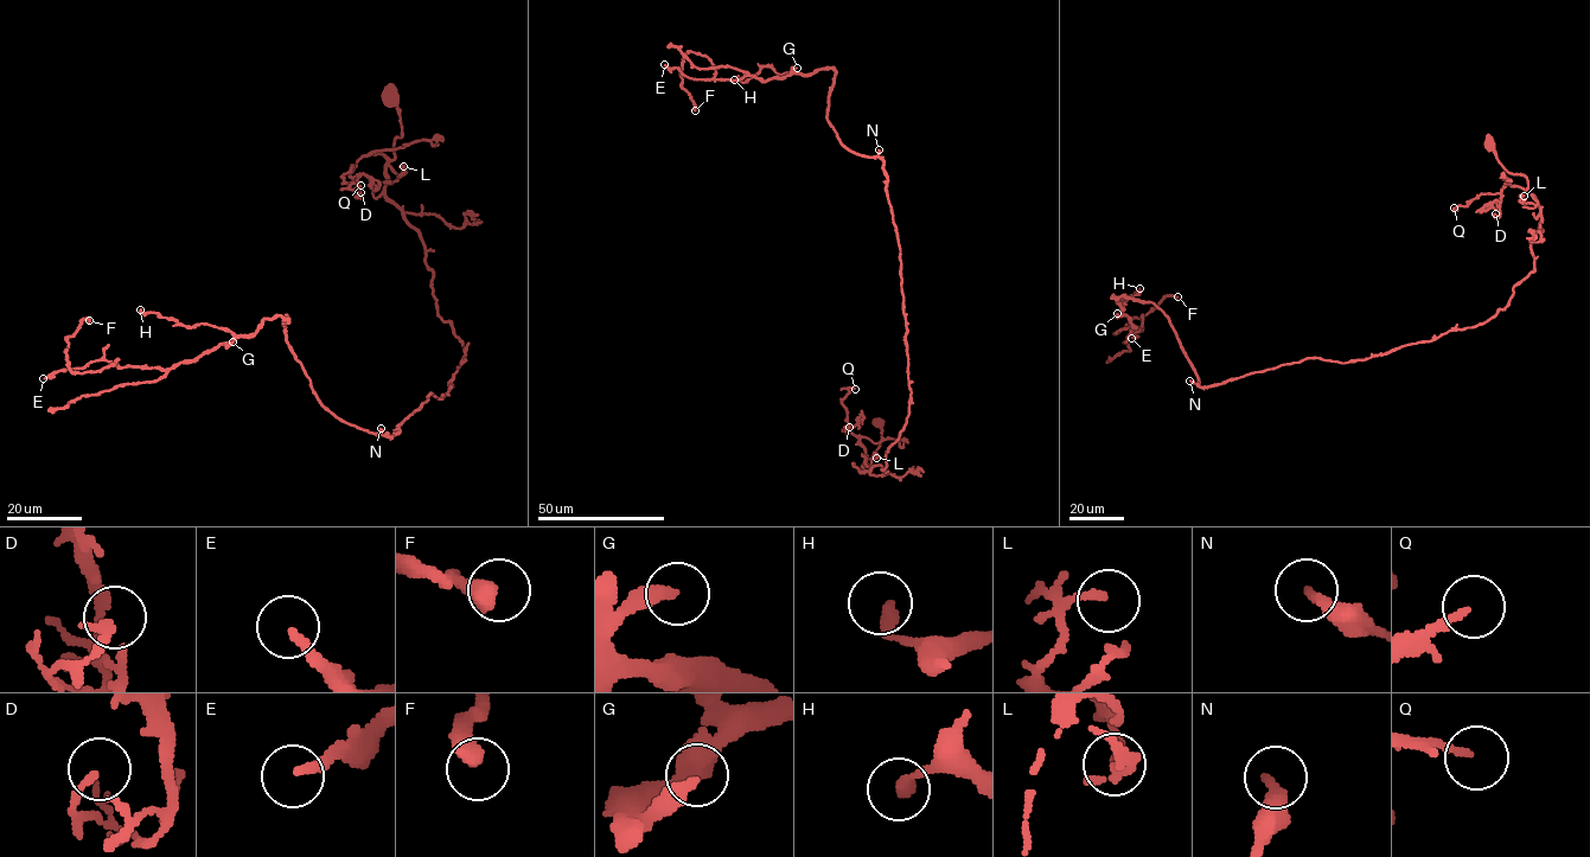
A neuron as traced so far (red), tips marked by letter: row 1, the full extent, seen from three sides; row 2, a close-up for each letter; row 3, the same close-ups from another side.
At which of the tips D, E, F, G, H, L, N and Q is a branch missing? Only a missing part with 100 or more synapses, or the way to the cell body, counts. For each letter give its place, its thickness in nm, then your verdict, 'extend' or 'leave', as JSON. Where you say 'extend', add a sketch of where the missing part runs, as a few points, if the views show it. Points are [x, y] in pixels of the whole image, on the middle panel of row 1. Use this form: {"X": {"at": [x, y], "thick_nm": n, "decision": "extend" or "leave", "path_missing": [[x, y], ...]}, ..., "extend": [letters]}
{"D": {"at": [849, 427], "thick_nm": 220, "decision": "leave"}, "E": {"at": [664, 64], "thick_nm": 220, "decision": "leave"}, "F": {"at": [695, 110], "thick_nm": 460, "decision": "leave"}, "G": {"at": [797, 68], "thick_nm": 380, "decision": "leave"}, "H": {"at": [734, 80], "thick_nm": 320, "decision": "leave"}, "L": {"at": [876, 458], "thick_nm": 160, "decision": "leave"}, "N": {"at": [879, 149], "thick_nm": 360, "decision": "leave"}, "Q": {"at": [855, 389], "thick_nm": 140, "decision": "leave"}, "extend": []}

